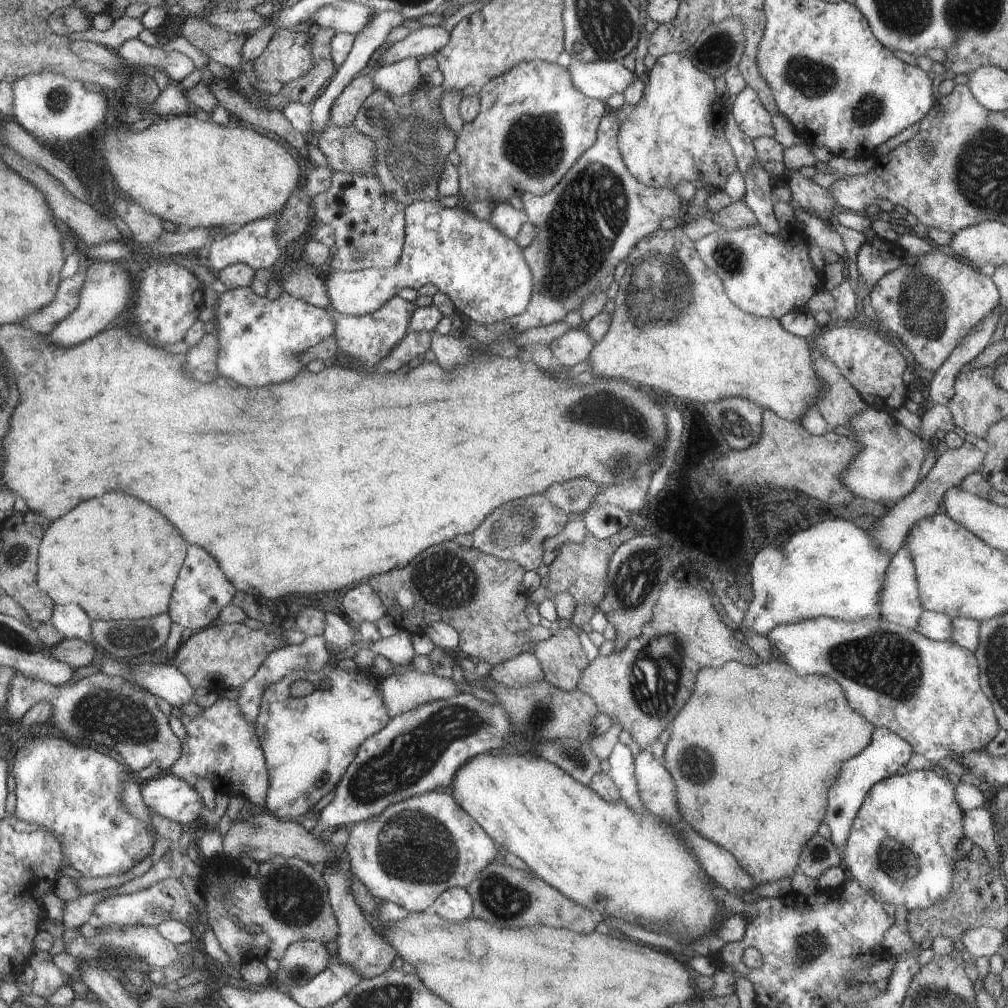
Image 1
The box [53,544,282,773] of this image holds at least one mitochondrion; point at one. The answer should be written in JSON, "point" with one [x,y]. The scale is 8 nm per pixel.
{"point":[105,715]}

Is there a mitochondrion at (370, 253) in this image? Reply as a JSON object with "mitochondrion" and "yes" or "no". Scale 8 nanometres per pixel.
{"mitochondrion":"no"}

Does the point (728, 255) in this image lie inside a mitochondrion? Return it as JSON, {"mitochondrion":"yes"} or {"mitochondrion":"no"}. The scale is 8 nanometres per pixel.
{"mitochondrion":"yes"}

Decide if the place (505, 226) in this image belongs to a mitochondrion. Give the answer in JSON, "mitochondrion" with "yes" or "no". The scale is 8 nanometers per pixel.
{"mitochondrion":"no"}

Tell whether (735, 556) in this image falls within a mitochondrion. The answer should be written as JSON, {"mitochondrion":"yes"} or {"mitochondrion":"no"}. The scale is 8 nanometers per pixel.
{"mitochondrion":"no"}

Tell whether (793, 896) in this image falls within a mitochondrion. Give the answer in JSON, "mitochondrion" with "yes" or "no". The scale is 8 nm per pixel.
{"mitochondrion":"no"}

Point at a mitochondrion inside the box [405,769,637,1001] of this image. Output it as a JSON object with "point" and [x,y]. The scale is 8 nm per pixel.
{"point":[503,900]}

